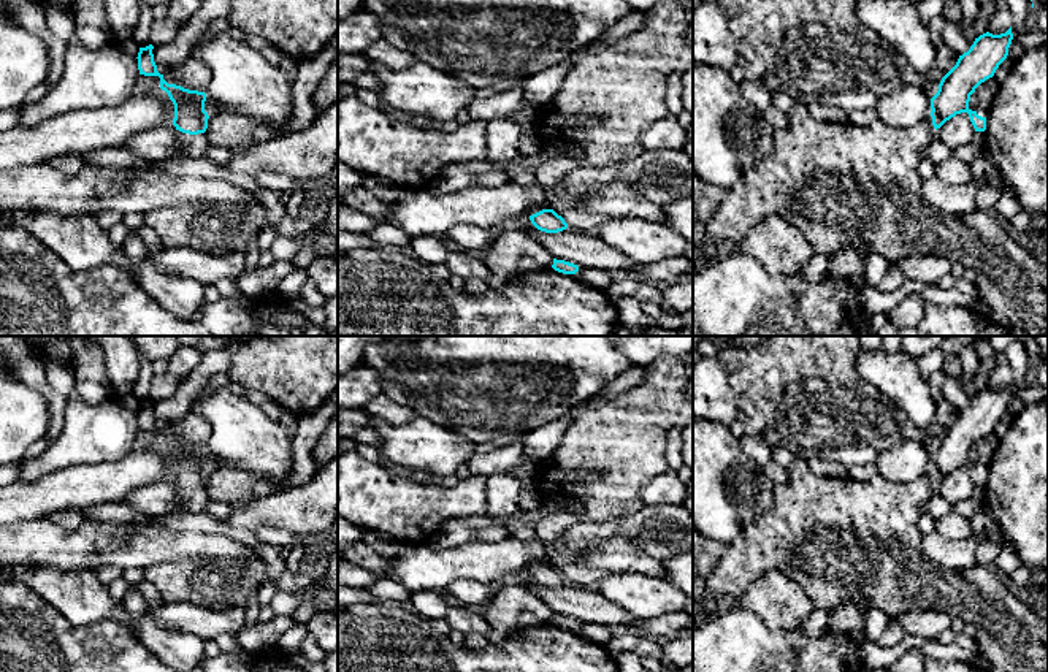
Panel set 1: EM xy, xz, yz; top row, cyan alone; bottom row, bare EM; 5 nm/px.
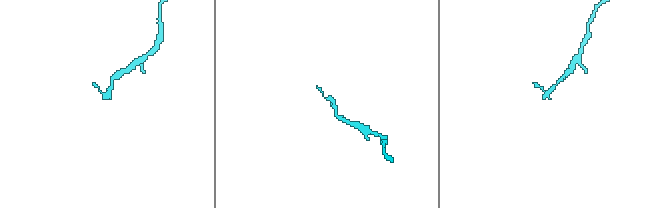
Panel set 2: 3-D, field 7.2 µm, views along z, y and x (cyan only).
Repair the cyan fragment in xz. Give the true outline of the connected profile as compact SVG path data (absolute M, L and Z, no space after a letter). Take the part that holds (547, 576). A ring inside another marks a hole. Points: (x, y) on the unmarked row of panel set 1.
M539 559L530 561L526 571L537 585L545 588L558 588L568 583L568 578L561 571L558 571L553 564L545 564Z

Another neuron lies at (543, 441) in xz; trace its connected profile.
M583 401L561 415L558 420L537 426L523 436L523 456L528 460L541 460L549 456L558 445L568 423L587 404Z

